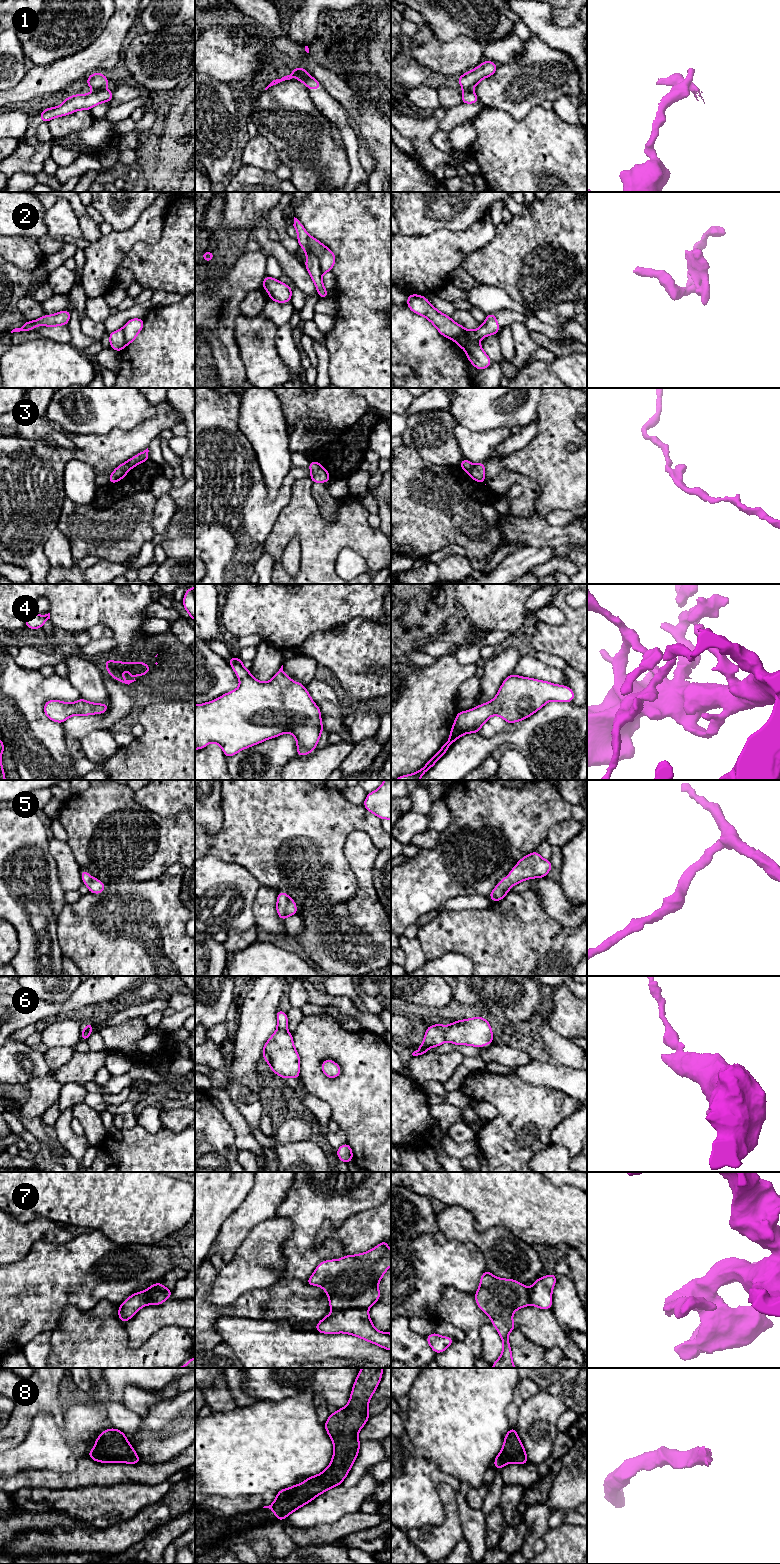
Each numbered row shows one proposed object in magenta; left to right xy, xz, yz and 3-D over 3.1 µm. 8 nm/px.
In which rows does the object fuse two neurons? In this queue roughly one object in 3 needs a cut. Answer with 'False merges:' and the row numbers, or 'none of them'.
False merges: 1, 2, 6, 7

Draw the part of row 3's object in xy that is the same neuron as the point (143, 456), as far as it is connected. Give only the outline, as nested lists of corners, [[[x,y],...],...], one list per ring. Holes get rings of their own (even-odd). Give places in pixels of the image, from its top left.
[[[148,448],[140,453],[138,453],[136,456],[130,458],[126,462],[122,463],[118,467],[115,468],[115,470],[110,474],[109,476],[109,484],[114,484],[121,479],[123,479],[127,472],[130,471],[133,467],[137,466],[138,464],[148,461],[149,460],[149,450]]]

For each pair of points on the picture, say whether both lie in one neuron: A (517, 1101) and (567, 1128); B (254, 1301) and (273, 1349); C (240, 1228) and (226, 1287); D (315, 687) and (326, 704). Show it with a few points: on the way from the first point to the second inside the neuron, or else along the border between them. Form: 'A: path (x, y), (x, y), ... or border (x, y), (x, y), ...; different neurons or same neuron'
A: border (576, 1108), (553, 1128), (550, 1134), (550, 1142); different neurons
B: border (238, 1316), (254, 1319), (284, 1320); different neurons
C: border (246, 1237), (234, 1256), (224, 1263); different neurons
D: path (319, 691), (326, 700); same neuron

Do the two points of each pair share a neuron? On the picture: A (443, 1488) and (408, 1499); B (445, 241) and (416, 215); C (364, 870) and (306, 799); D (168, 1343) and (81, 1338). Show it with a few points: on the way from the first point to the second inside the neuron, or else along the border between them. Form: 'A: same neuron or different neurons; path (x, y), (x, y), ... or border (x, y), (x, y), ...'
A: different neurons; border (435, 1485), (444, 1513)
B: different neurons; border (459, 231), (437, 229), (428, 234), (412, 236)
C: different neurons; border (360, 829), (345, 840), (351, 867)
D: same neuron; path (146, 1355), (103, 1355)

